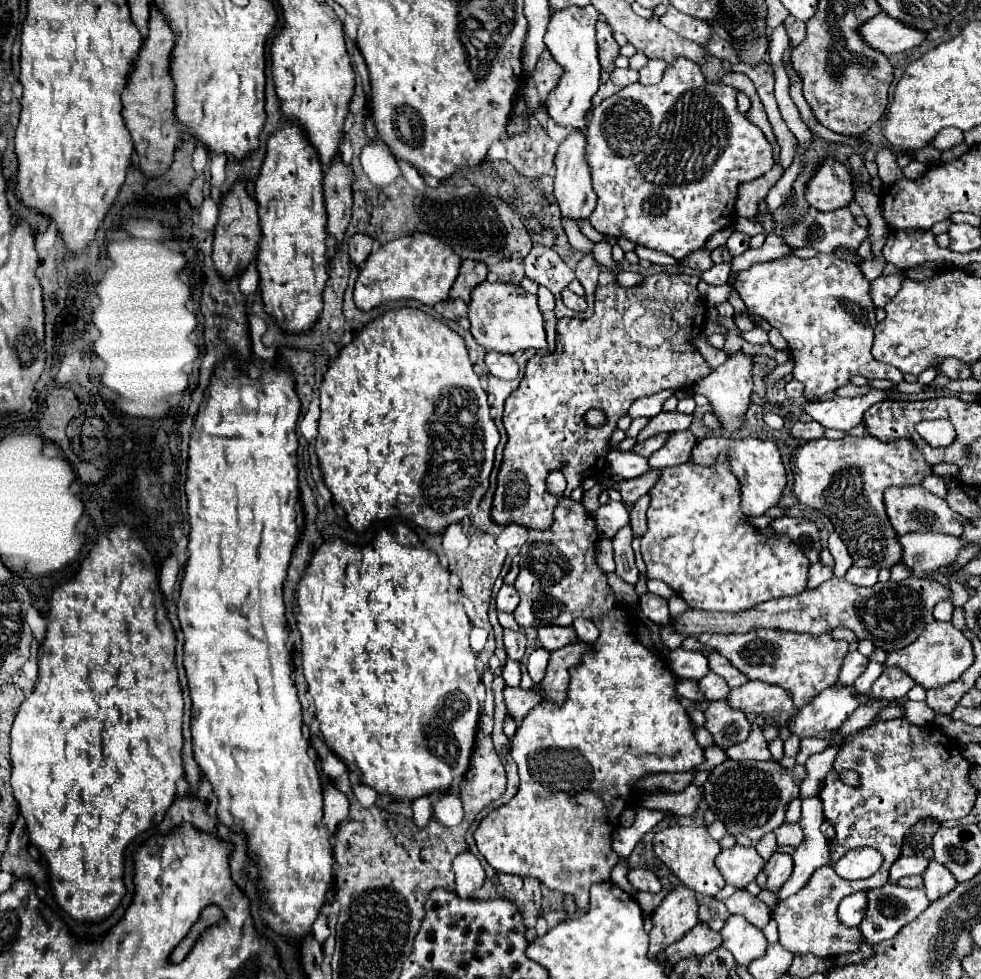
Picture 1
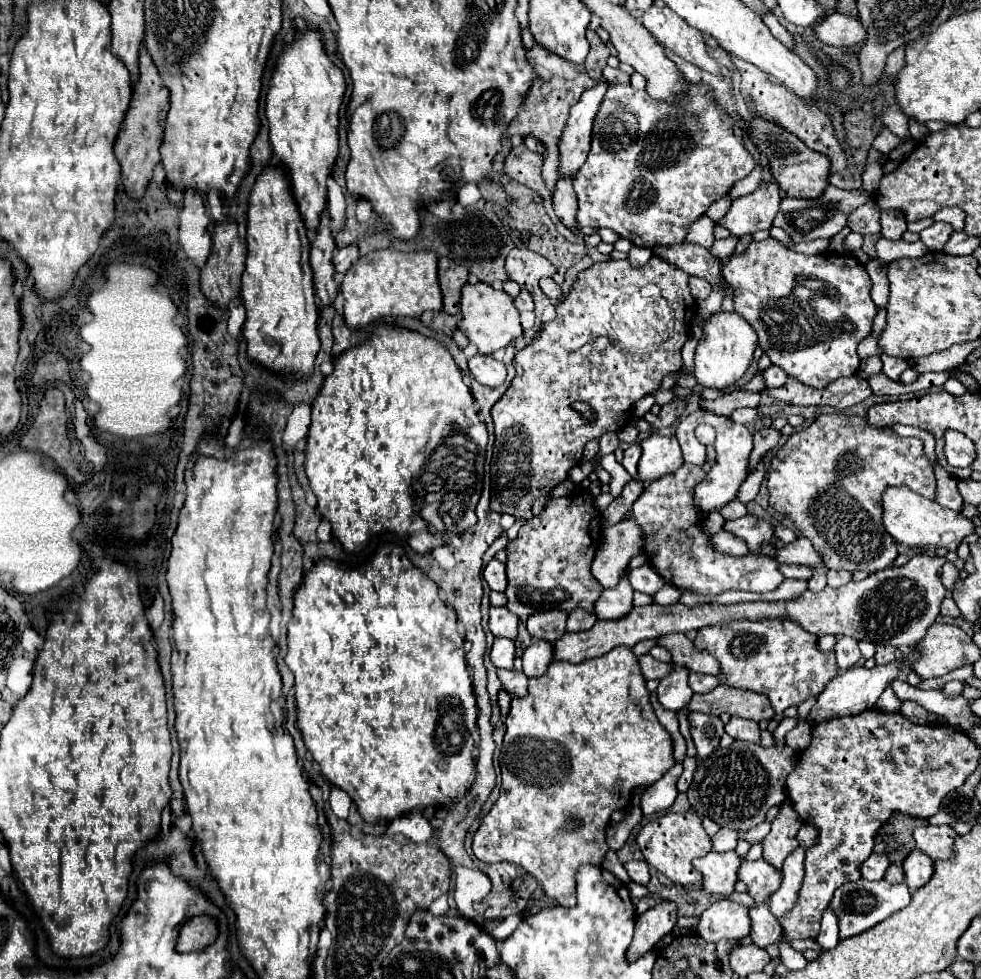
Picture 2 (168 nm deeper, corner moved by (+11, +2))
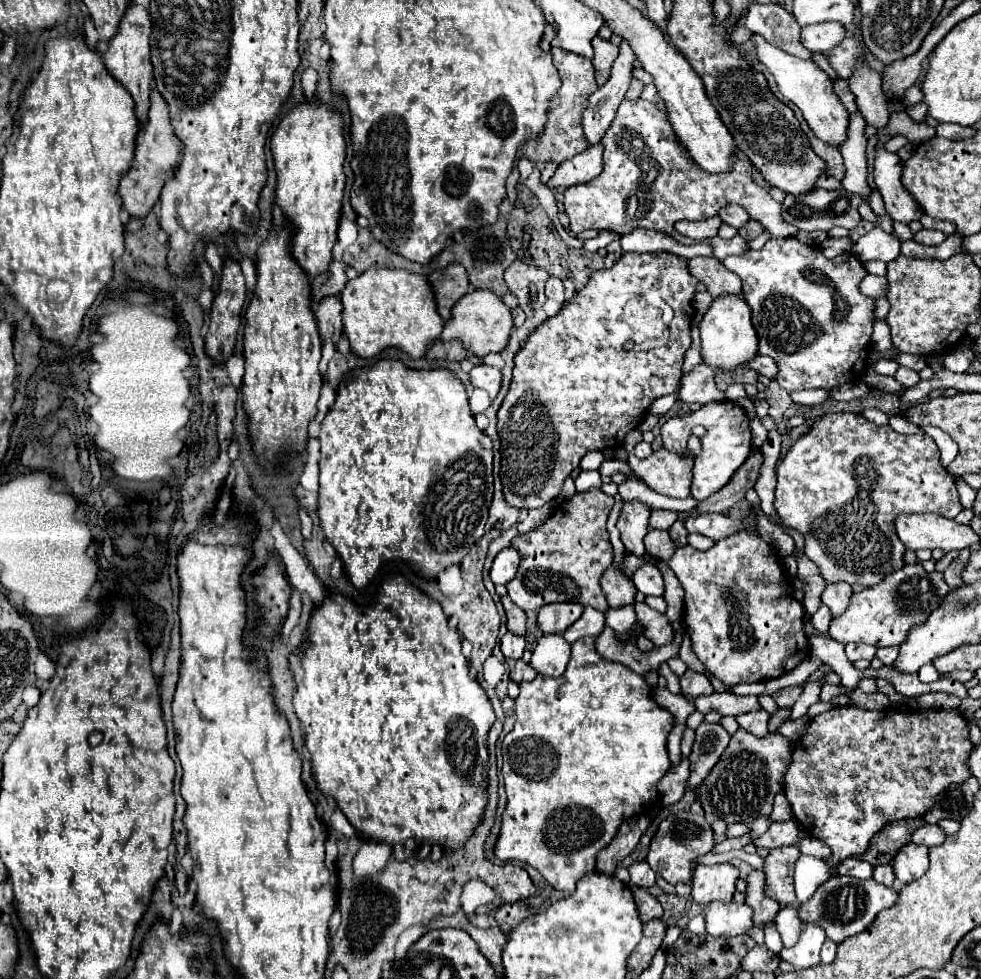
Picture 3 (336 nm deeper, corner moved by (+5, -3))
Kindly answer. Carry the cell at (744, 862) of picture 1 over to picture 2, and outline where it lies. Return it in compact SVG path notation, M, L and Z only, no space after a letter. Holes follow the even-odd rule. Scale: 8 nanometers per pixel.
M711 851L705 857L695 859L693 865L703 875L703 891L727 897L737 881L737 869L741 865L741 857L735 851L727 853Z

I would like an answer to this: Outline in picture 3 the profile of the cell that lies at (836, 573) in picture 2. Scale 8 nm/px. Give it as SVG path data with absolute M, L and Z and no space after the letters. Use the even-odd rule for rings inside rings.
M831 582L831 584L827 584L821 600L823 600L823 604L829 606L831 614L837 616L845 610L845 606L849 606L849 596L851 594L853 594L853 590L847 582Z

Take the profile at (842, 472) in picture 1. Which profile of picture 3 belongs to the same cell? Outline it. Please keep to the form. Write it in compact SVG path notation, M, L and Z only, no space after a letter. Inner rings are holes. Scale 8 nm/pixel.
M835 412L835 414L825 414L821 416L821 420L809 430L809 434L801 436L787 452L787 456L781 460L779 468L777 468L777 490L775 490L775 510L781 518L781 522L797 532L801 532L805 536L805 556L815 562L821 570L821 576L827 582L849 582L849 584L861 584L861 586L875 586L877 582L881 582L881 578L897 568L903 566L903 554L905 554L905 546L899 542L897 534L895 534L895 526L893 520L899 514L905 512L937 512L945 518L955 518L963 506L959 502L957 496L957 488L951 480L951 476L941 468L939 464L939 448L935 444L935 440L931 436L903 436L897 434L891 426L875 426L873 422L869 422L863 414L853 414L853 412Z

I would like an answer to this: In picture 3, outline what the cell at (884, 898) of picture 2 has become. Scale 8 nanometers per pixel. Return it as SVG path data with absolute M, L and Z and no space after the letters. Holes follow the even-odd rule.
M837 876L837 878L829 878L825 884L821 884L815 892L815 896L809 900L809 904L799 906L799 918L803 922L817 922L819 926L825 928L827 938L835 940L837 944L841 944L845 938L857 936L861 932L865 932L873 920L877 918L877 914L885 908L895 906L895 902L899 900L899 892L887 886L881 886L875 880L857 880L851 876Z

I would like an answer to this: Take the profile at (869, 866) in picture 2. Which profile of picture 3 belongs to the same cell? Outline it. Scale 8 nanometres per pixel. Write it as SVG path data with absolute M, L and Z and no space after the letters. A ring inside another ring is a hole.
M847 858L841 864L841 874L861 878L861 880L869 880L869 878L873 878L873 866L869 862L859 860L859 858Z

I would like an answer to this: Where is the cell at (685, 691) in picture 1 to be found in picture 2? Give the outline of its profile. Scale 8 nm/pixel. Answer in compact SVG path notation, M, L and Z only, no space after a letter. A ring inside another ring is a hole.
M649 653L647 655L641 655L639 659L639 667L641 667L641 673L645 679L663 679L671 673L673 665L670 663L661 663L657 659L653 659Z

